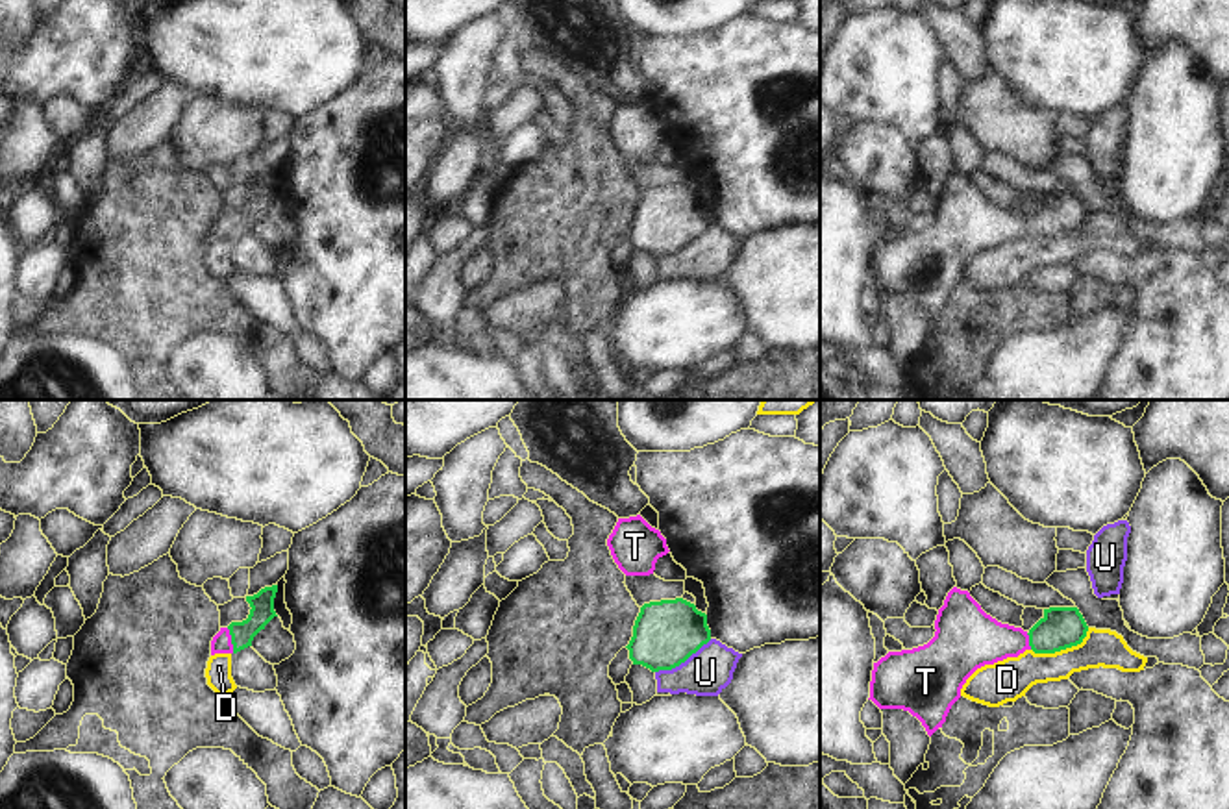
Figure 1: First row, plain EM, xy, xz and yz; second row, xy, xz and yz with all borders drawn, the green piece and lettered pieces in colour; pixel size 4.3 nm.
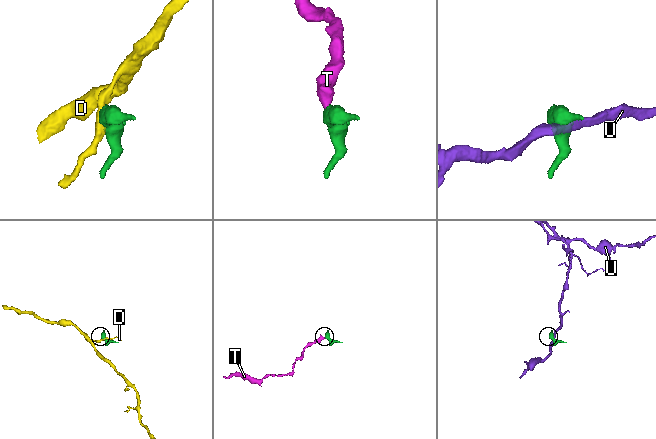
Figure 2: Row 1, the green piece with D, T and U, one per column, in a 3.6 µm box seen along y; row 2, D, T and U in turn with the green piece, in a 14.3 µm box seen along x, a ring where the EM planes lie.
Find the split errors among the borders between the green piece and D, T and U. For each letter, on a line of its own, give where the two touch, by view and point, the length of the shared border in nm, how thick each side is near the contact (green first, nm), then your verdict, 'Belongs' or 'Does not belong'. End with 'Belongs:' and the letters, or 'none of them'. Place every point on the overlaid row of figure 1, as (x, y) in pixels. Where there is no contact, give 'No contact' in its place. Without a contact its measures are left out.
D: Touches green at yz (1063, 648). Shared border 280 nm. Thickness 180 nm (green) against 170 nm. Does not belong
T: Touches green at xy (232, 641). Shared border 120 nm. Thickness 100 nm (green) against 90 nm. Belongs
U: Touches green at xz (683, 661). Shared border 280 nm. Thickness 280 nm (green) against 200 nm. Does not belong
Belongs: T.

